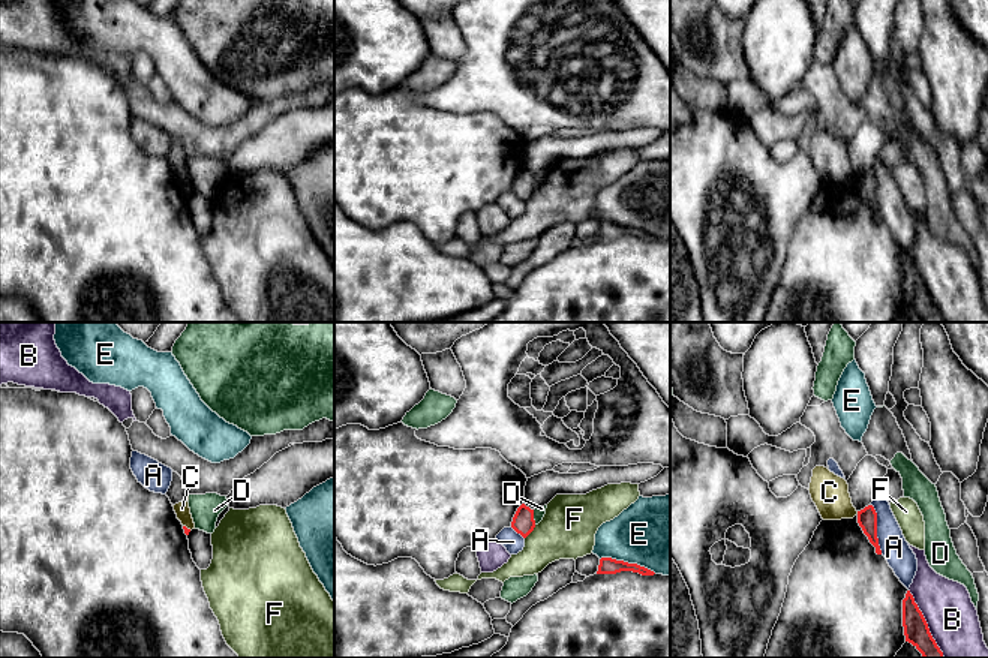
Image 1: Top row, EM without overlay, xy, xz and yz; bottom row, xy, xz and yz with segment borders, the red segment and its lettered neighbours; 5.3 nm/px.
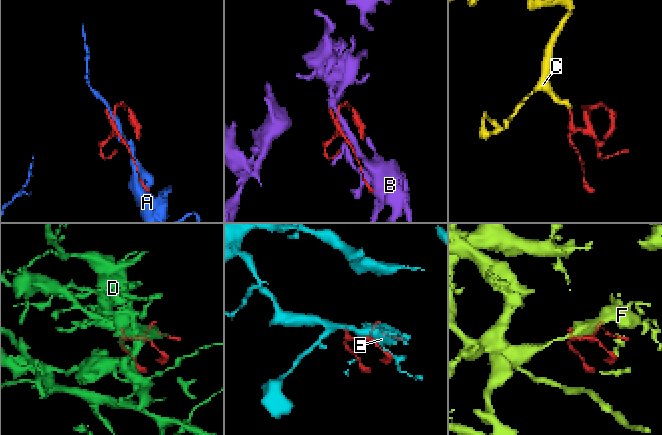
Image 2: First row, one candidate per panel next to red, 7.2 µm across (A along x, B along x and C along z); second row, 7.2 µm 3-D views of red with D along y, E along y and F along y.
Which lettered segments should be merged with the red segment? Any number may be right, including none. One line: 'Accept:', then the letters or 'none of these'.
Accept: none of these

